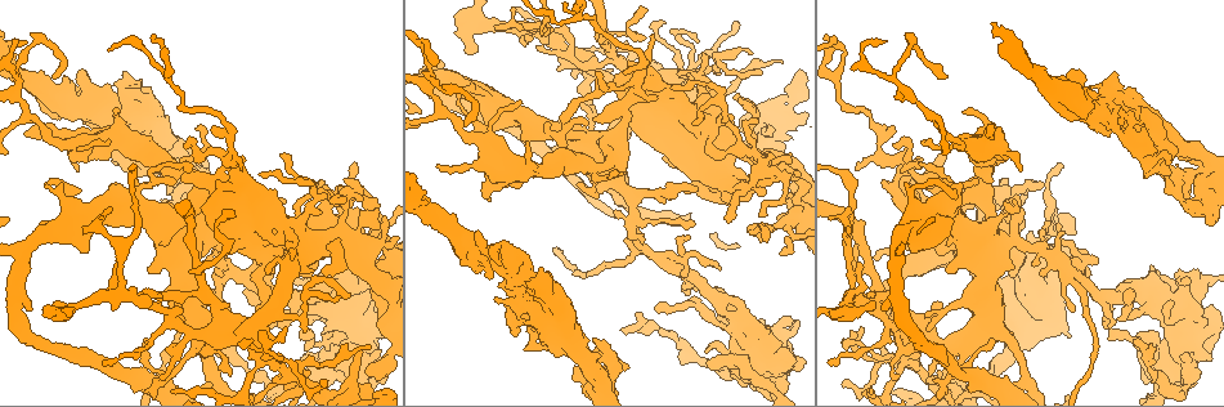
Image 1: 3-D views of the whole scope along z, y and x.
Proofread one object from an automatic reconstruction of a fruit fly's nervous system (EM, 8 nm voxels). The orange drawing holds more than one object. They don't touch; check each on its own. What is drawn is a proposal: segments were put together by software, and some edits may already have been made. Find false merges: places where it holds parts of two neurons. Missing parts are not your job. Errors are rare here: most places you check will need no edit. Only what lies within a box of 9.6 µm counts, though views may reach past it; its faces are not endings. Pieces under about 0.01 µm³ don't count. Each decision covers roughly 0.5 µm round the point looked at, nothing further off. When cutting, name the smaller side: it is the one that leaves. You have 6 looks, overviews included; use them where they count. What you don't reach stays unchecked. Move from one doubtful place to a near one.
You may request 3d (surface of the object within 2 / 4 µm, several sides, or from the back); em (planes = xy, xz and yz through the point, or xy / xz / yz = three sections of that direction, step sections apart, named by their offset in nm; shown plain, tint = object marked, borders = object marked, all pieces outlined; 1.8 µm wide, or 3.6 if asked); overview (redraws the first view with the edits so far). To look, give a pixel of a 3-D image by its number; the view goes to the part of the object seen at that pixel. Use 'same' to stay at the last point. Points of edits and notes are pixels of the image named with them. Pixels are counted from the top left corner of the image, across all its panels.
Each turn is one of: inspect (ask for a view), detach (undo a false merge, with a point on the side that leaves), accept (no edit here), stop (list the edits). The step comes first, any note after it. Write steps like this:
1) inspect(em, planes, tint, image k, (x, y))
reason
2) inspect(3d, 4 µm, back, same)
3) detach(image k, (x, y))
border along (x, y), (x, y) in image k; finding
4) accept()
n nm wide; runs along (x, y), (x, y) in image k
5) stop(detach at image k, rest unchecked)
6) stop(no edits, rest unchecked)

inspect(3d, 2 µm, image 1, (731, 145))
four arms meet

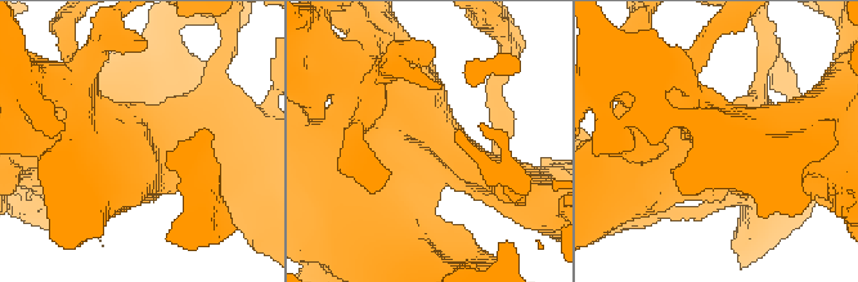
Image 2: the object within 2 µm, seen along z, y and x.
inspect(em, planes, tint, image 2, (144, 155))

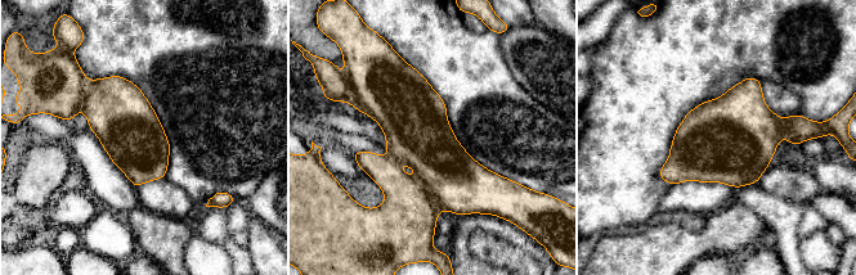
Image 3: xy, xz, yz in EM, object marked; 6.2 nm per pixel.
detach(image 3, (53, 82))
border along (88, 81), (80, 107) in image 3; a second neuron is stuck on

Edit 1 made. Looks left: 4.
inspect(em, planes, borders, image 1, (287, 373))
sharp bend

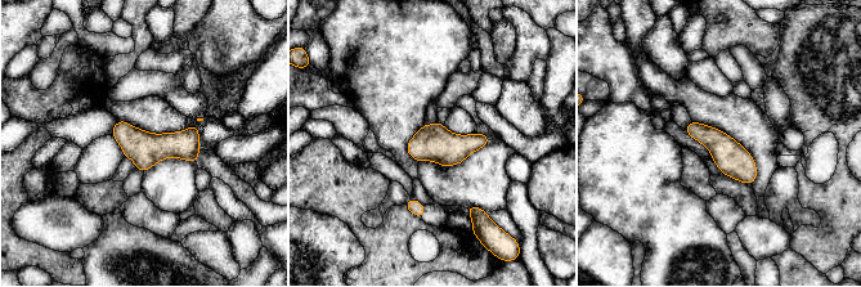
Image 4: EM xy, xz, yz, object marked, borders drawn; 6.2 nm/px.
accept()
200 nm wide; continuous, no second neuron

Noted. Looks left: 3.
inspect(em, planes, tint, image 1, (635, 82))
three-way junction

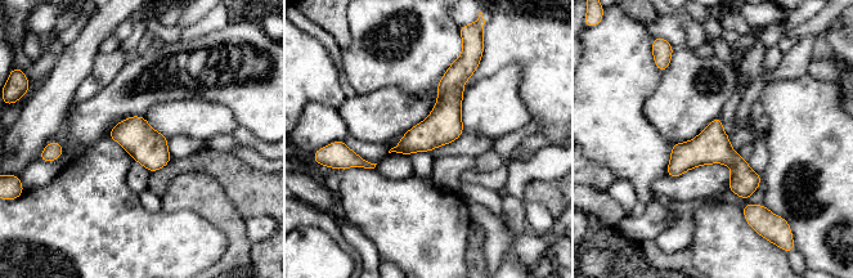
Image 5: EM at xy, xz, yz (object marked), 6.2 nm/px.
accept()
220 nm wide; runs along (456, 67), (448, 108), (399, 149) in image 5; one neuron here

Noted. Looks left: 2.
stop(detach at image 3, rest unchecked)

